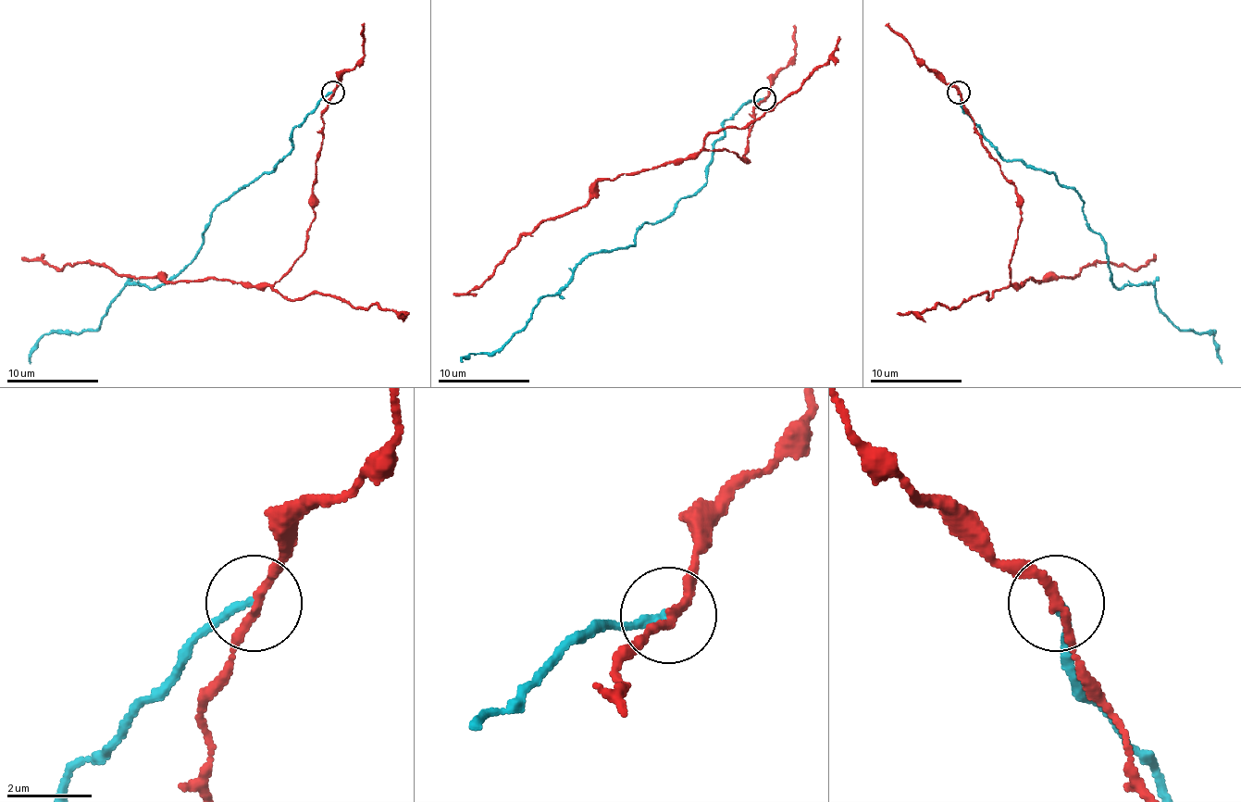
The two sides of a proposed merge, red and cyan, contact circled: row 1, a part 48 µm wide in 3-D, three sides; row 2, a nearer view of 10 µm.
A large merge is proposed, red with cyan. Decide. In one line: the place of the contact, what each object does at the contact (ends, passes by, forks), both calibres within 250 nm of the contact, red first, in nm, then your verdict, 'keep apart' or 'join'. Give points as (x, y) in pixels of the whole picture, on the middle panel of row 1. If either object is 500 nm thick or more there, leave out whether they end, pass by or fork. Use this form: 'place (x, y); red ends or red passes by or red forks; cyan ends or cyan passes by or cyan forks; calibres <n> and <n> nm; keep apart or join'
place (764, 98); red passes by; cyan ends; calibres 200 and 200 nm; keep apart

